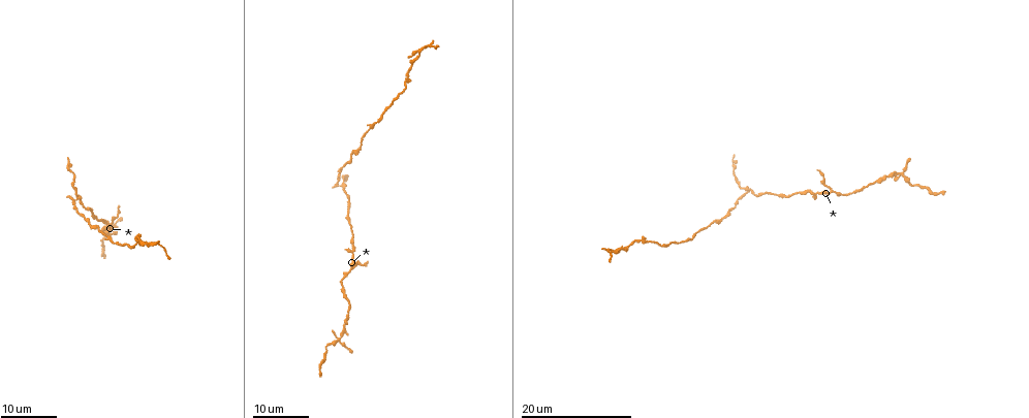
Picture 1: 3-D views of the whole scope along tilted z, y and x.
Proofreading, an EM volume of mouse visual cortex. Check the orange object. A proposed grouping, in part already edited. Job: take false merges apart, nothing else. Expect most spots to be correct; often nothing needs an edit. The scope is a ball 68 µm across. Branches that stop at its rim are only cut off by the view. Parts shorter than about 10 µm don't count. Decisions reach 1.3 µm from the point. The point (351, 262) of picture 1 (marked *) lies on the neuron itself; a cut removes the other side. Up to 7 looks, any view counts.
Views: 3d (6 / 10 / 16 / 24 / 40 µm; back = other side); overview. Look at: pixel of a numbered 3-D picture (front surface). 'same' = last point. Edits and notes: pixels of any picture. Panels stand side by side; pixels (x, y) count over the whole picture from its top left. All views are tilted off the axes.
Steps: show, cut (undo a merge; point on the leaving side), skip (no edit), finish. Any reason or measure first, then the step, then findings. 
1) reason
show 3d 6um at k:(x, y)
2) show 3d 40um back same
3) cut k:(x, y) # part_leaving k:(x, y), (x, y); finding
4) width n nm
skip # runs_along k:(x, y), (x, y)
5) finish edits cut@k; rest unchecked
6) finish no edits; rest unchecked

sudden change in width
show 3d 16um at 1:(908, 180)

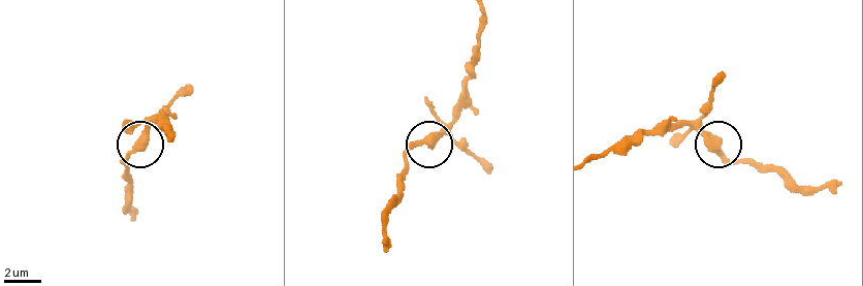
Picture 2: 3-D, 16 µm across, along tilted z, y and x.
show 3d 6um at 2:(418, 144)

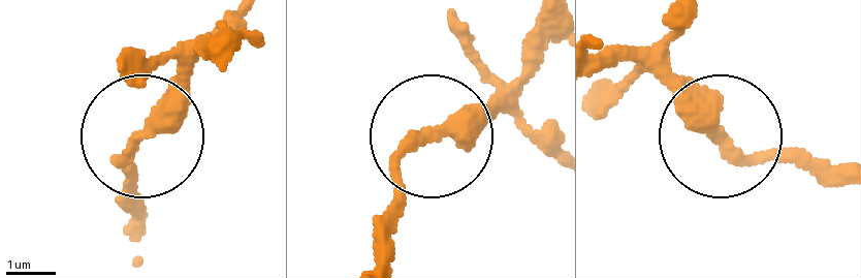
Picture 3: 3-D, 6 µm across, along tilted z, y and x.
skip # runs_along 3:(215, 63), (199, 53), (181, 68), (122, 165), (123, 188); one neuron here

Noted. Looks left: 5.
sudden change in width
show 3d 16um at 1:(873, 181)

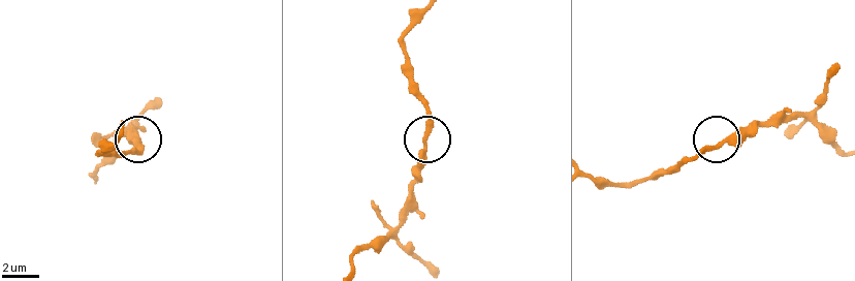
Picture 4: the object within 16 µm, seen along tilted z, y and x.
closer look
show 3d 6um at 4:(423, 141)

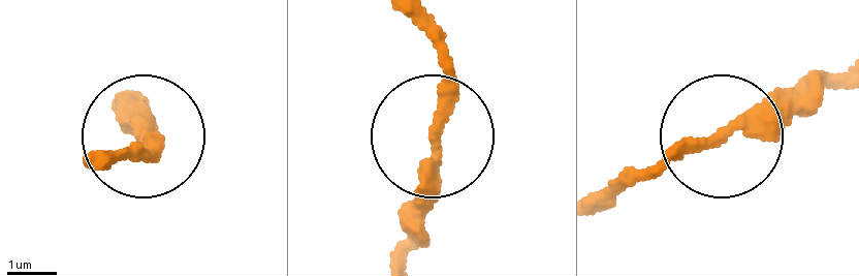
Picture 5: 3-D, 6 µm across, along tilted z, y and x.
width 270 nm
skip # runs_along 5:(419, 10), (446, 88), (427, 183), (399, 241); one neuron here

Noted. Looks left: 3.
four or more arms meet
show 3d 24um at 1:(749, 191)

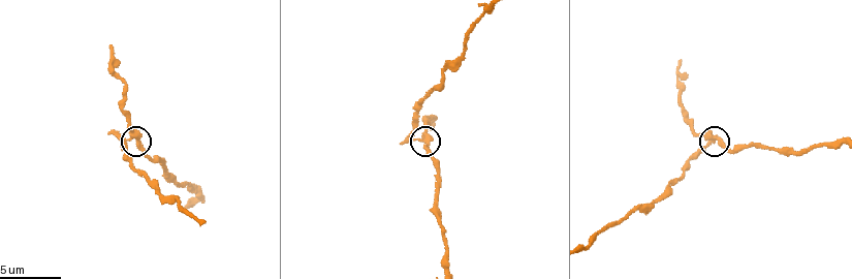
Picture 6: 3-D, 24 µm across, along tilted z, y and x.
show 3d 10um at 6:(422, 141)

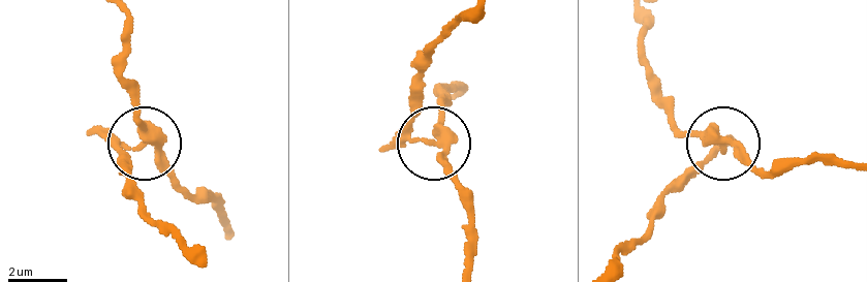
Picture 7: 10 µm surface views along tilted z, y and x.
width 290 nm
cut 7:(118, 159) # a second neuron is stuck on

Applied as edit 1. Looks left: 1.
sudden change in width
show 3d 10um at 6:(444, 258)

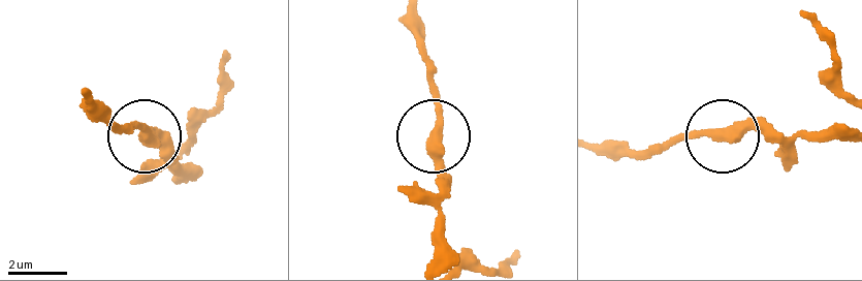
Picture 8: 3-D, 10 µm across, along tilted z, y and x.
width 360 nm
skip # runs_along 8:(845, 134), (790, 138), (760, 131), (648, 147); continuous, no second neuron

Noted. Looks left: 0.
finish edits cut@7; rest unchecked

